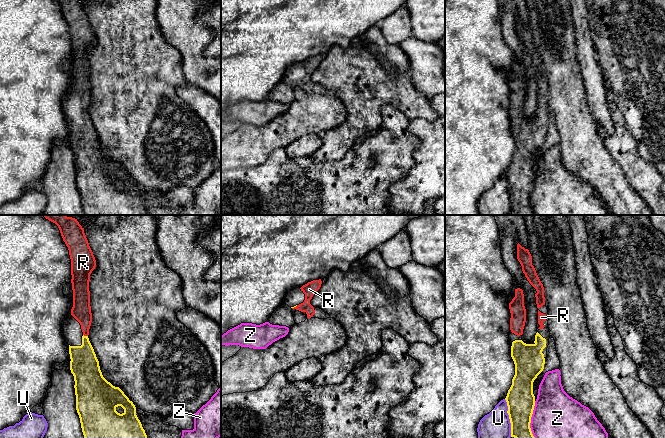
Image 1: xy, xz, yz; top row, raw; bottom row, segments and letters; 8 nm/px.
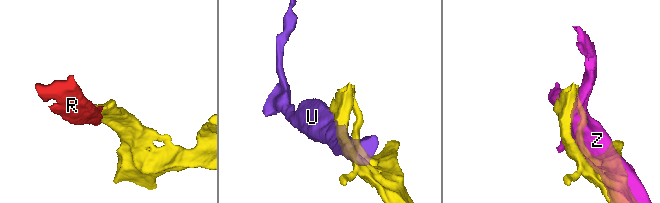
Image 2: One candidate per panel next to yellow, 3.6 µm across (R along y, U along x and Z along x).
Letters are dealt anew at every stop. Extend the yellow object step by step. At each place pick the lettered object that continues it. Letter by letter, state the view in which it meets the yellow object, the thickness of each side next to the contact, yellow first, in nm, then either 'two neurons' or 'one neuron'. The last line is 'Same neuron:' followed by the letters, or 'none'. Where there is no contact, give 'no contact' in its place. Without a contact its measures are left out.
R: xy | 240/160 nm | one neuron
U: yz | 220/220 nm | two neurons
Z: yz | 220/360 nm | two neurons
Same neuron: R

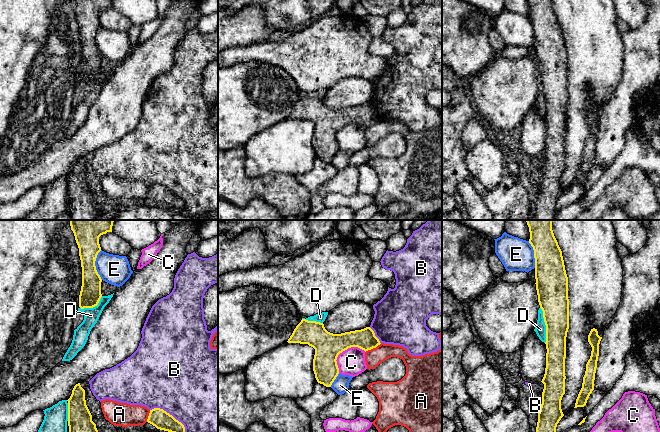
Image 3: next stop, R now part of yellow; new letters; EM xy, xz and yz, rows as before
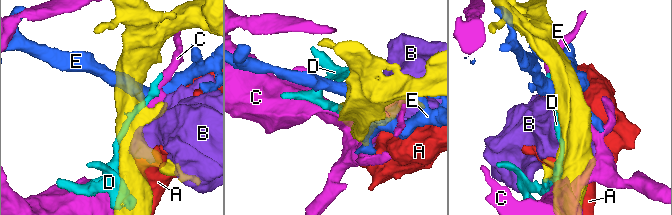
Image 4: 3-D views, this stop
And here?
A: xz | 170/140 nm | two neurons
B: xy | 150/500 nm | two neurons
C: xz | 220/220 nm | two neurons
D: yz | 240/90 nm | two neurons
E: xy | 190/240 nm | two neurons
Same neuron: none

